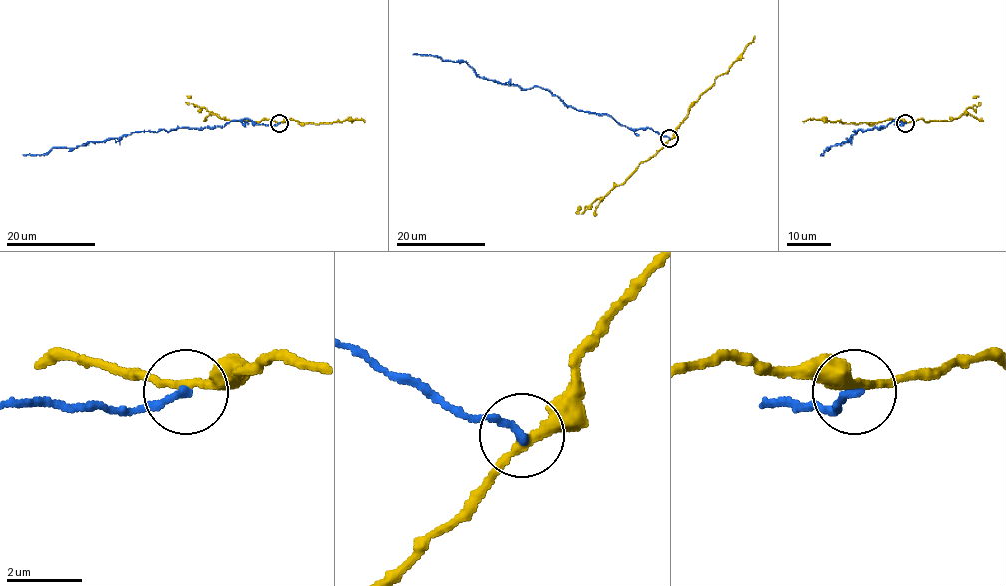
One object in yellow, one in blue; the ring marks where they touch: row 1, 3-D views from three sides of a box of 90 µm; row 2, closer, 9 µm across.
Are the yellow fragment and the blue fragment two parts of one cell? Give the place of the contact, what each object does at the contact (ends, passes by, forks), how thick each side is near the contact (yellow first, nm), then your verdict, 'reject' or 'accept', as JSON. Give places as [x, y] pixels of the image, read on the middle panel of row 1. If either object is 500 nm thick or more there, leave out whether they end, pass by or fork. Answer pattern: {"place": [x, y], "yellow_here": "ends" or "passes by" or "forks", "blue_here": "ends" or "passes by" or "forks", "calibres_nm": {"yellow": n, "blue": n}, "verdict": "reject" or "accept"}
{"place": [669, 138], "yellow_here": "passes by", "blue_here": "ends", "calibres_nm": {"yellow": 240, "blue": 240}, "verdict": "reject"}

